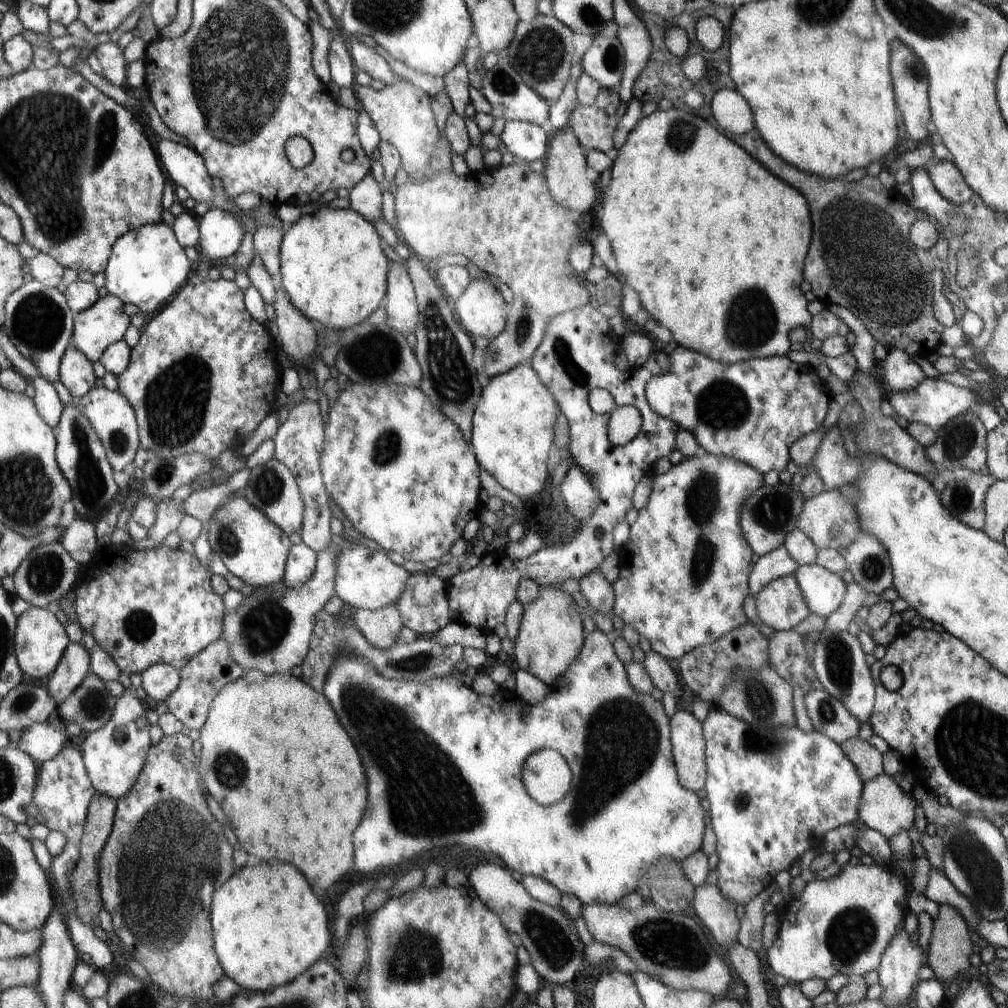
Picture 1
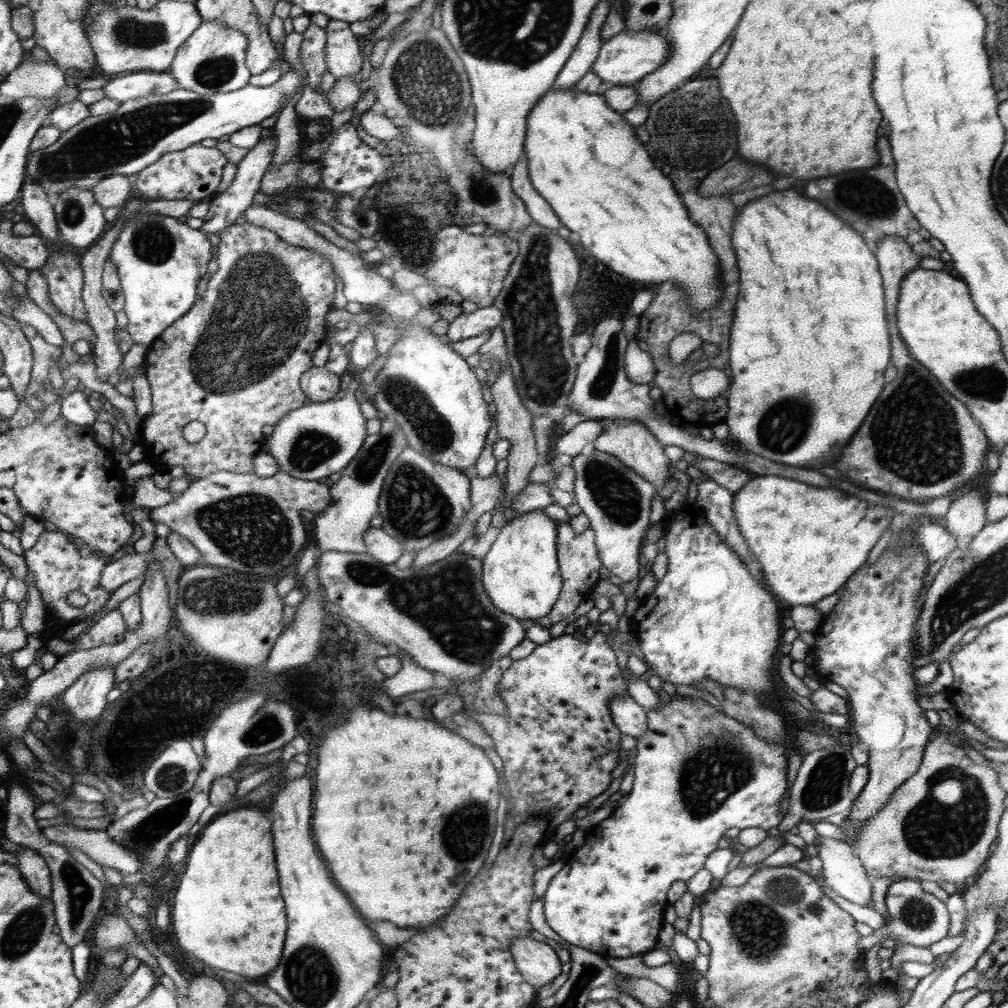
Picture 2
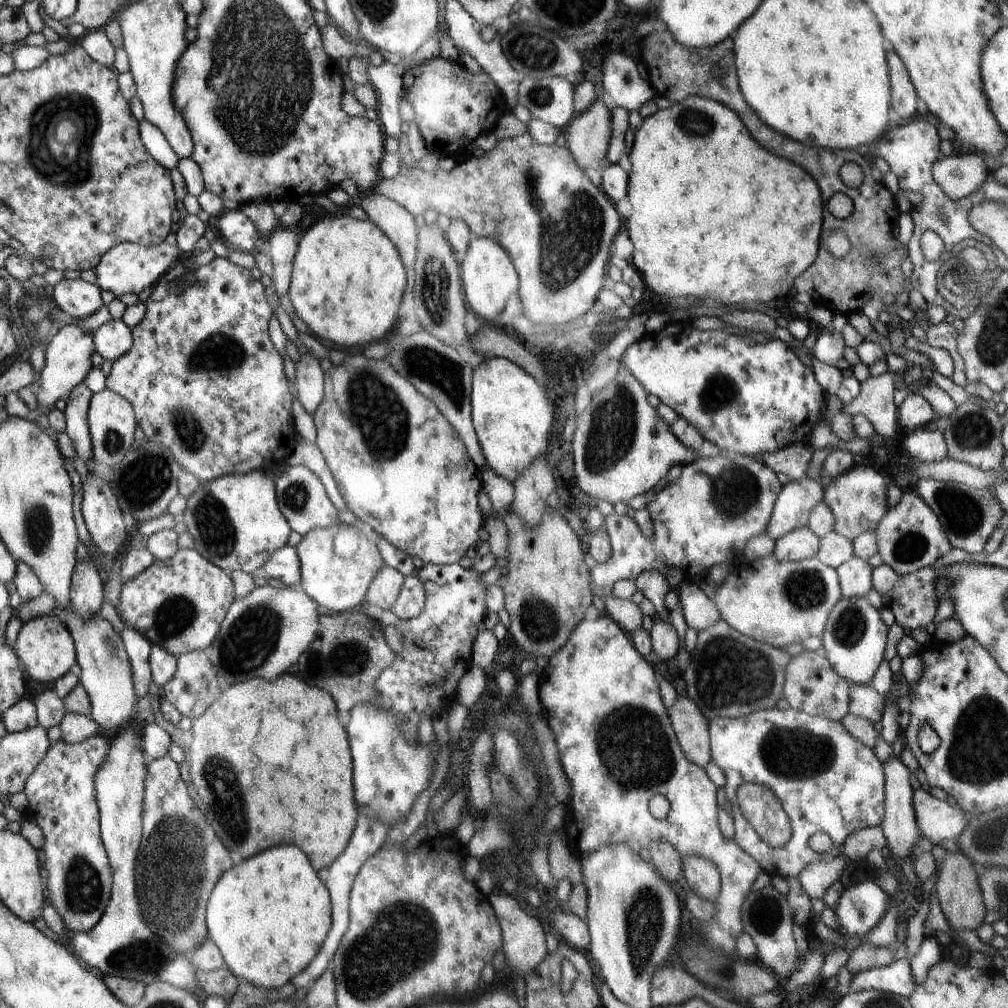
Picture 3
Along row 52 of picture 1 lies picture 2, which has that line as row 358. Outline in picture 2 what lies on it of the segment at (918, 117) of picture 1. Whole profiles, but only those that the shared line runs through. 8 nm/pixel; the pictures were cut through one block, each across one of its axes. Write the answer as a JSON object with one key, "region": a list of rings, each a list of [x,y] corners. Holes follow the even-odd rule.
{"region":[[[885,234],[877,243],[875,257],[879,264],[879,271],[883,278],[885,310],[888,320],[888,332],[890,332],[890,346],[892,365],[898,368],[896,380],[886,386],[878,398],[878,402],[872,406],[870,416],[866,416],[860,430],[852,436],[850,444],[844,448],[842,458],[834,464],[834,468],[848,478],[866,484],[874,492],[892,494],[901,499],[912,500],[920,504],[932,501],[940,496],[948,496],[958,488],[968,486],[972,480],[984,470],[984,452],[990,446],[982,429],[976,425],[971,412],[967,407],[952,397],[924,366],[920,366],[910,354],[908,348],[902,342],[896,326],[896,305],[900,294],[900,283],[904,277],[919,266],[920,259],[912,250],[912,247],[902,238],[895,234]]]}

